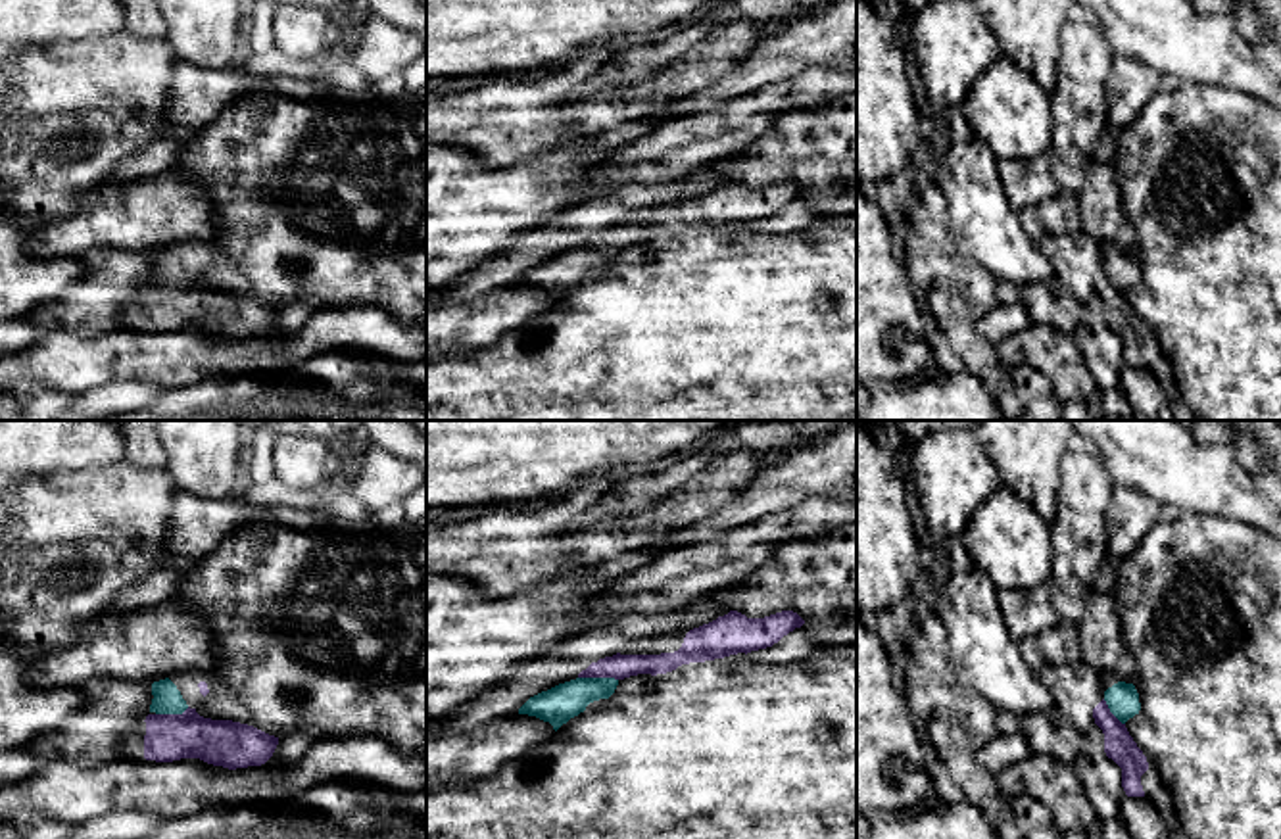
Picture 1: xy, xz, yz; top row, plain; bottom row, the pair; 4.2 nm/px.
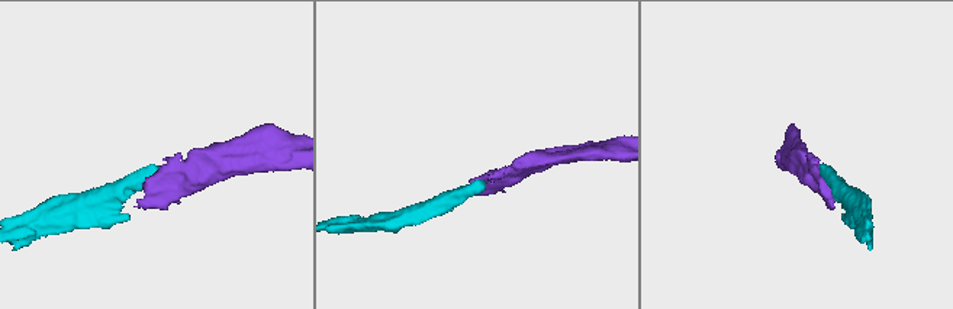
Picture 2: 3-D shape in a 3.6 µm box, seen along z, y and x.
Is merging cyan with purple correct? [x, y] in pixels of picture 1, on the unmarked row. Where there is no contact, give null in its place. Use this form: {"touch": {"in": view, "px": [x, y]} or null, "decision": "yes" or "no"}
{"touch": {"in": "xz", "px": [598, 248]}, "decision": "yes"}

